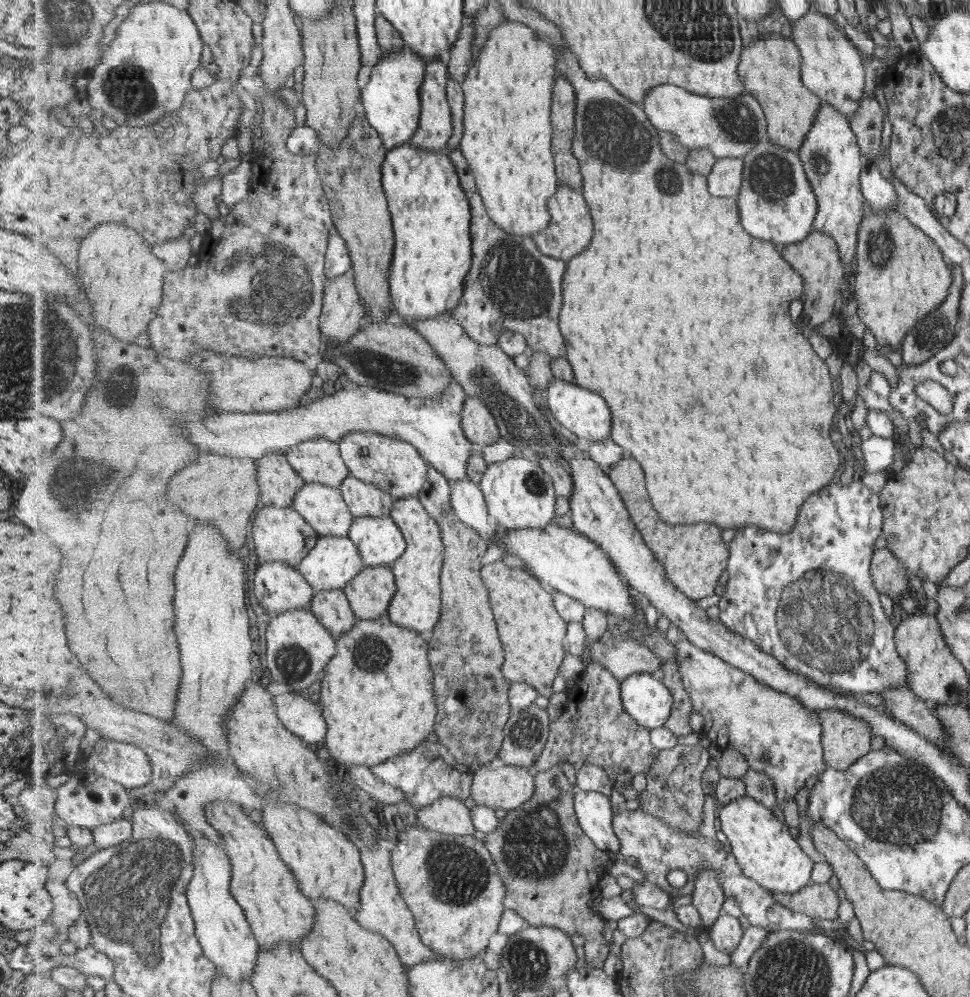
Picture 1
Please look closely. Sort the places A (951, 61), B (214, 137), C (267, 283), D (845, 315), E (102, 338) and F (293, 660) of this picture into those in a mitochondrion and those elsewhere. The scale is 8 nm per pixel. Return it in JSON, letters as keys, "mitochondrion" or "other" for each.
{"A":"other","B":"other","C":"mitochondrion","D":"other","E":"other","F":"mitochondrion"}

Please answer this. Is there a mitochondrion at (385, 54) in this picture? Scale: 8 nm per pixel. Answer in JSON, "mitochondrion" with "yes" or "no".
{"mitochondrion":"no"}

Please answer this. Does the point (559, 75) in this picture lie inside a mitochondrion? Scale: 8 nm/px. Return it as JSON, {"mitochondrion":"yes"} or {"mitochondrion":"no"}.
{"mitochondrion":"no"}

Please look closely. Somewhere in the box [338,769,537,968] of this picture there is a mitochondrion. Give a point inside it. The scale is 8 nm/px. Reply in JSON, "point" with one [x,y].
{"point":[446,862]}

